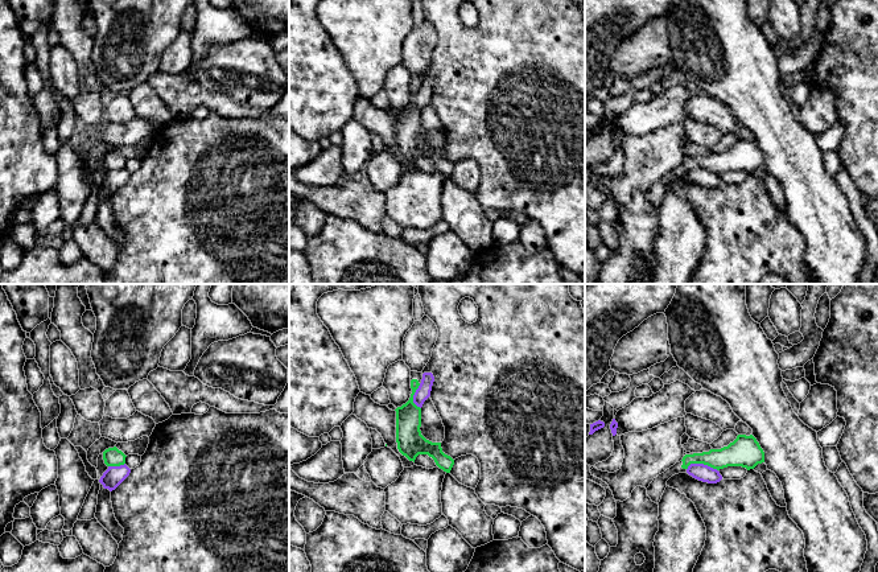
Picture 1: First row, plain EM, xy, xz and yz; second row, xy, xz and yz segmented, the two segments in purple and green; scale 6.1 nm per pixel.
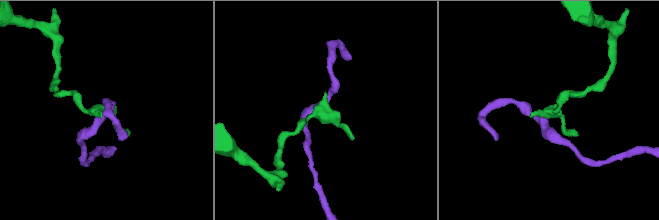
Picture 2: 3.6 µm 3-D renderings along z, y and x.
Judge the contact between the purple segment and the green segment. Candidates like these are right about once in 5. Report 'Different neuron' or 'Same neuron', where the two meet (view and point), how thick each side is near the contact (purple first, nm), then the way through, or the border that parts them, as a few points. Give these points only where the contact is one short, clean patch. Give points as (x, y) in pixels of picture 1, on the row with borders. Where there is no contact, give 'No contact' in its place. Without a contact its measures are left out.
Different neuron. Touches purple at yz (703, 464). Thickness 100 nm (purple) against 170 nm. Boundary: yz (687, 466), (691, 464), (707, 464), (717, 470)

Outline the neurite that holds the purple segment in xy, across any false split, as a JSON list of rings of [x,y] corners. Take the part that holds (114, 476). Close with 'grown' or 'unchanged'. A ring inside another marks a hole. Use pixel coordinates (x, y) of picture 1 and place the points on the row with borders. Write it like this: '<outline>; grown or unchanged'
[[[124,464],[120,466],[108,466],[99,482],[110,491],[115,490],[131,473],[131,469]]]; unchanged

